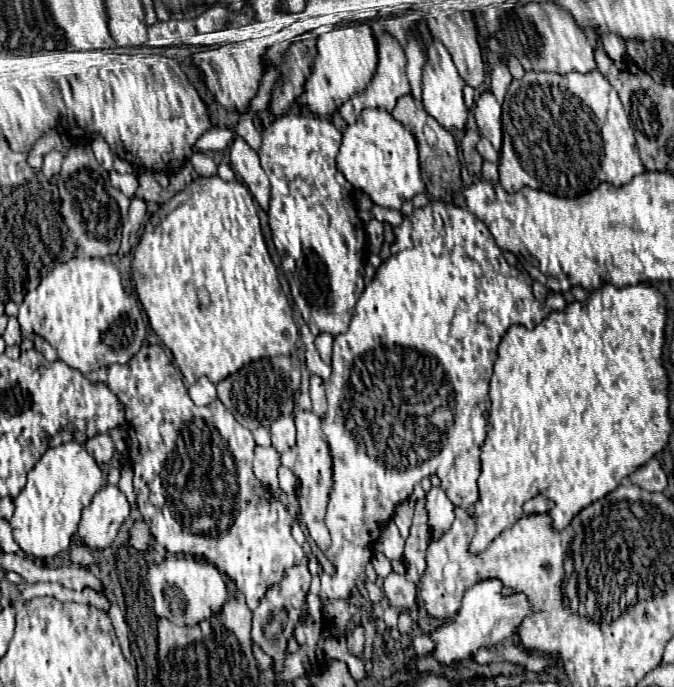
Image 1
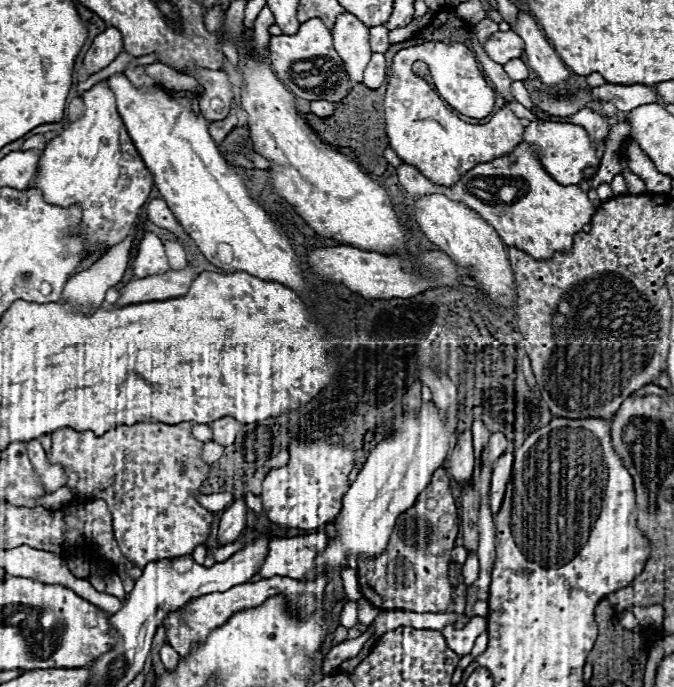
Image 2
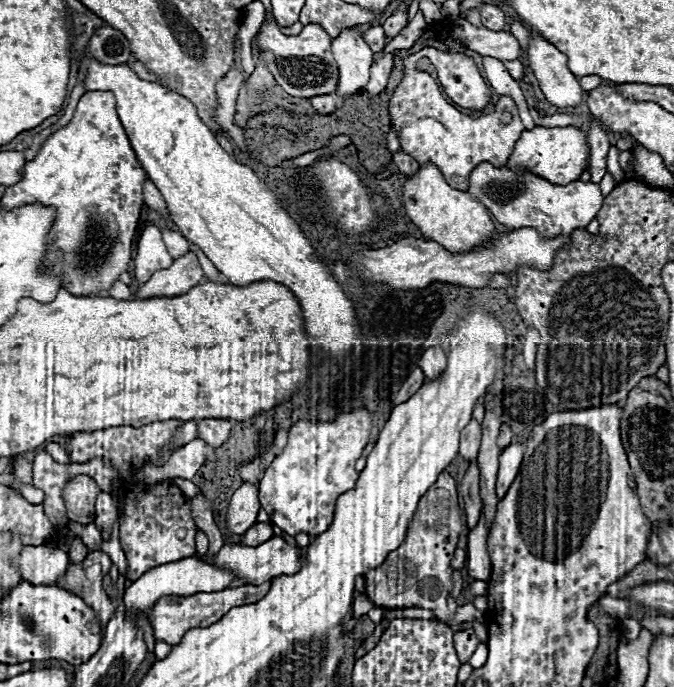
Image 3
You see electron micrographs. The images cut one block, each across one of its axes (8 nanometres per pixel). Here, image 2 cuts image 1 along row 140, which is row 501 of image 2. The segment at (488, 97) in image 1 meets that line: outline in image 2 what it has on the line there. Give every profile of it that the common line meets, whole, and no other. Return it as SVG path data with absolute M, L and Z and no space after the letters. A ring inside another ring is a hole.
M504 452L504 454L494 462L492 484L490 484L490 508L492 508L494 514L500 510L506 484L508 484L510 476L512 476L512 462L514 462L514 454L512 454L512 452Z

